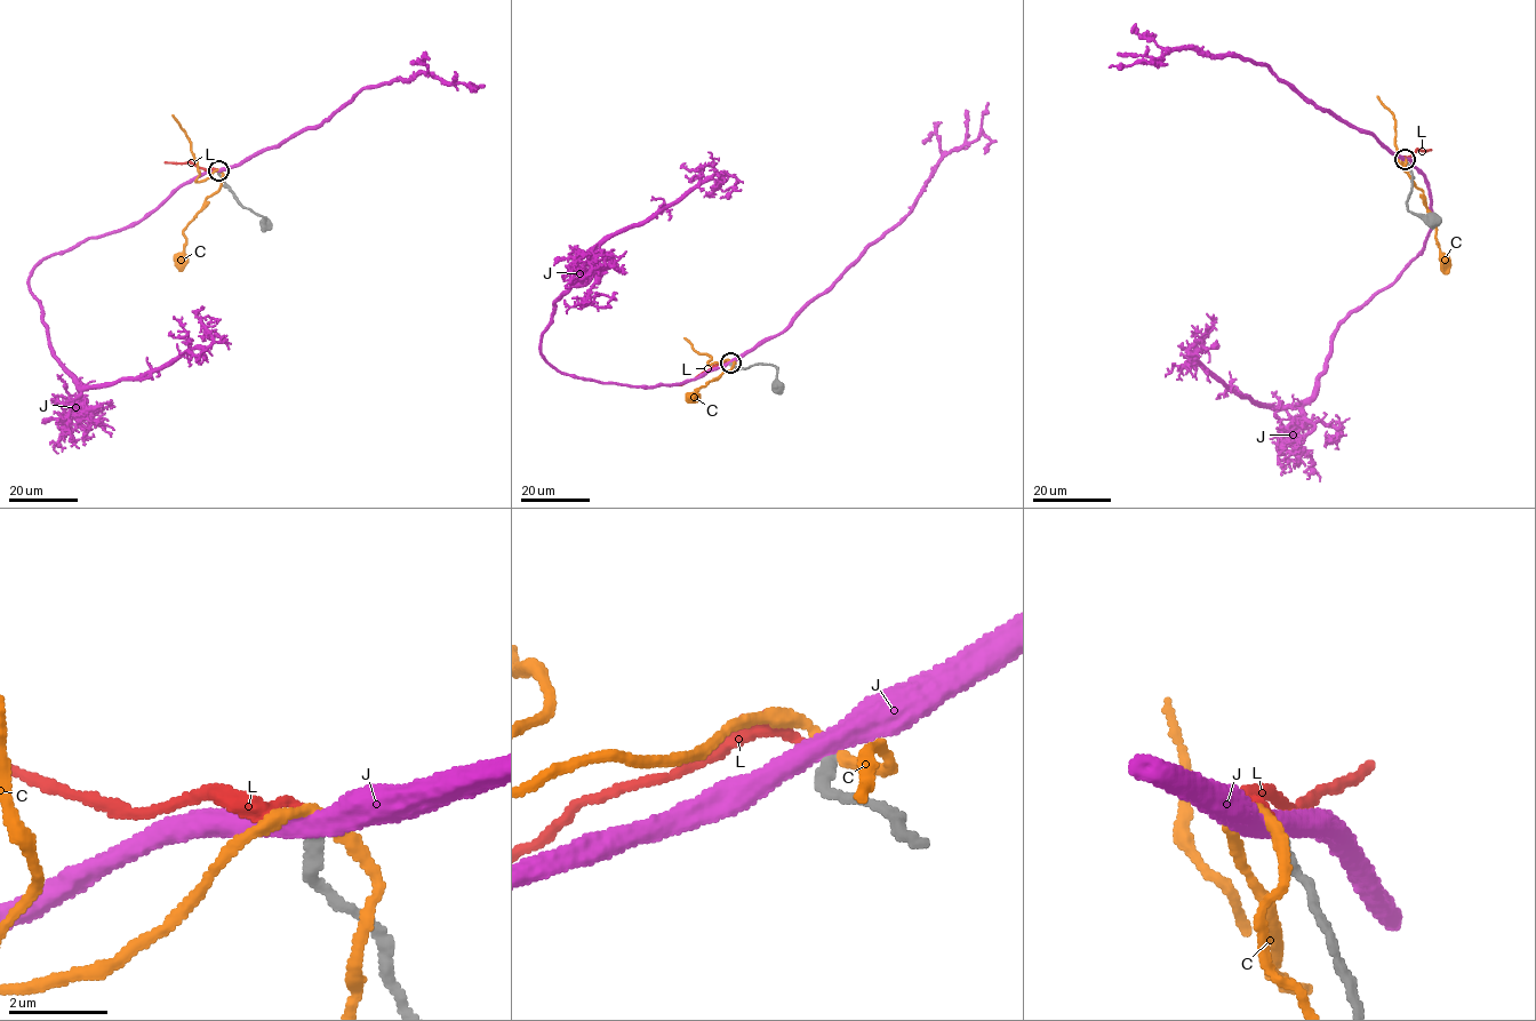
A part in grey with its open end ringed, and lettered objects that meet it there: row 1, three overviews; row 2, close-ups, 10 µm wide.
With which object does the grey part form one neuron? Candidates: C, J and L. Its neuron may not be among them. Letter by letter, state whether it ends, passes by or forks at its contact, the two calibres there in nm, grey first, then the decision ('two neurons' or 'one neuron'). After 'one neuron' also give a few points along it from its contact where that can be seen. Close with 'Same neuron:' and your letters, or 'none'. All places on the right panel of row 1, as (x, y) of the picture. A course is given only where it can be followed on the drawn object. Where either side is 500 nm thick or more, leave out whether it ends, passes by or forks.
C: it passes by; 240 nm thick on the grey side, 240 nm on the other; two neurons
J: it passes by; 240 nm thick on the grey side, 460 nm on the other; two neurons
L: it ends there; 200 nm thick on the grey side, 160 nm on the other; one neuron; it runs (1405, 158), (1416, 149), (1430, 150)
Same neuron: L

